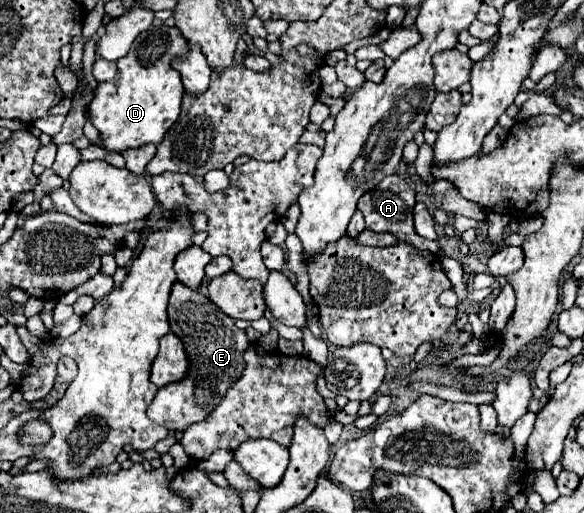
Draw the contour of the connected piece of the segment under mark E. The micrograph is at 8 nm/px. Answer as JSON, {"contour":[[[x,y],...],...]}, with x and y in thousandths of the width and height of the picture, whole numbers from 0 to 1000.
{"contour":[[[300,550],[289,581],[289,635],[317,674],[324,717],[313,741],[293,745],[269,760],[252,795],[252,811],[262,823],[279,827],[286,838],[313,842],[327,827],[348,823],[368,799],[389,760],[413,737],[420,721],[416,682],[426,678],[426,663],[420,643],[409,643],[402,624],[378,608],[354,577],[324,565],[307,550]]]}

